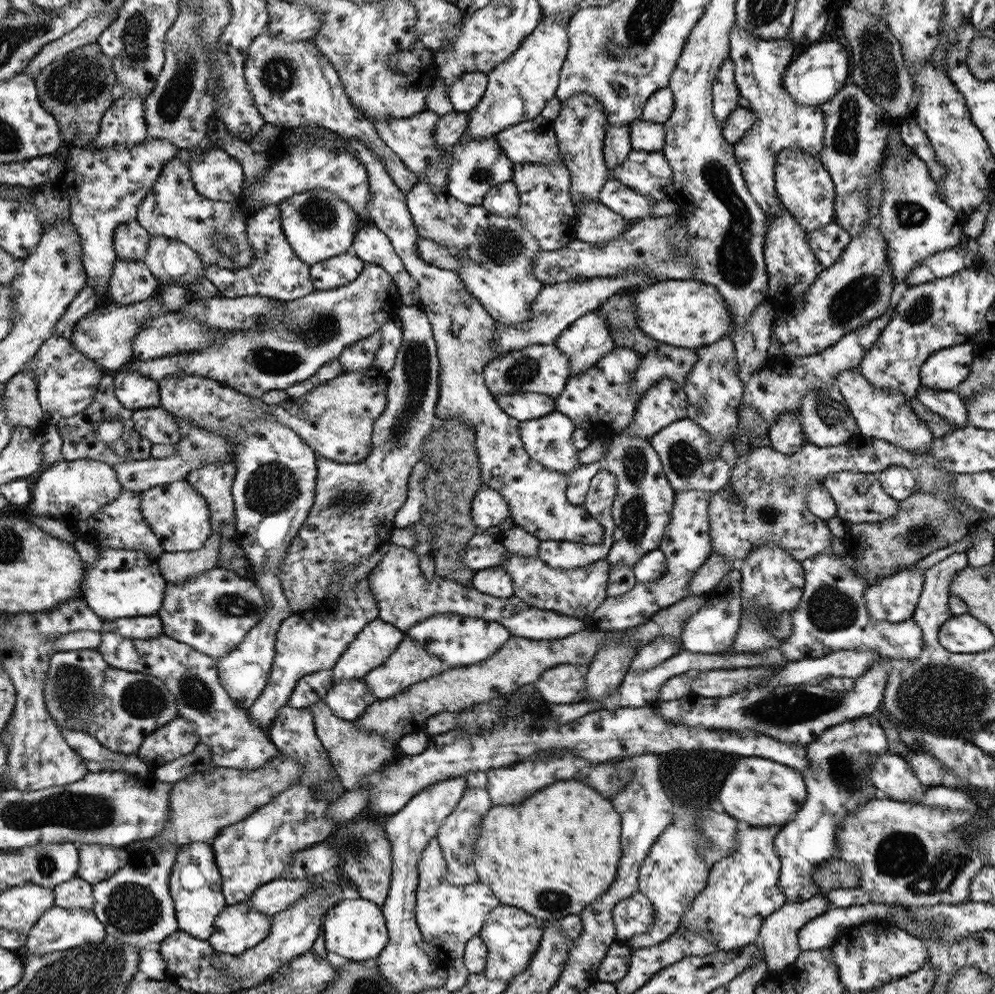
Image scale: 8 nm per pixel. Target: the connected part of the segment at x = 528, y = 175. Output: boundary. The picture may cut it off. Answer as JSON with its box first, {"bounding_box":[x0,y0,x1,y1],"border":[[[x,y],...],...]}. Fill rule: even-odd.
{"bounding_box":[511,163,578,252],"border":[[[514,163],[511,181],[516,185],[520,199],[516,216],[538,240],[540,251],[554,252],[560,248],[564,249],[566,244],[576,239],[578,212],[571,201],[570,173],[568,167],[562,163]]]}

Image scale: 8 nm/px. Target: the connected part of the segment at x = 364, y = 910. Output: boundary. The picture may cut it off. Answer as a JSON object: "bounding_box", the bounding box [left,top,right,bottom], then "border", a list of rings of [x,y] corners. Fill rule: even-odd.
{"bounding_box":[323,897,389,961],"border":[[[362,897],[342,898],[336,903],[323,920],[323,932],[327,952],[340,954],[348,961],[376,959],[389,939],[385,916],[380,905]]]}

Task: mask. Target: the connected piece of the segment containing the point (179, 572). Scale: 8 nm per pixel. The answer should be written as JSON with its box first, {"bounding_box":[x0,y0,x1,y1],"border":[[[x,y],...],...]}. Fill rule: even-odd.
{"bounding_box":[157,530,221,584],"border":[[[215,530],[215,535],[201,550],[190,552],[166,552],[164,551],[157,559],[160,574],[166,584],[178,584],[186,582],[218,564],[219,544],[221,534]]]}

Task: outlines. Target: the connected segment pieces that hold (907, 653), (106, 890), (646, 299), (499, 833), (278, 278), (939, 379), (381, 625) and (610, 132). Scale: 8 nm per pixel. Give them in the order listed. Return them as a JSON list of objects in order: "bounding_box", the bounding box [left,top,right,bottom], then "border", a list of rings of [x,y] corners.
[{"bounding_box":[777,553,923,662],"border":[[[818,553],[801,562],[803,568],[803,592],[797,607],[791,611],[791,633],[777,649],[789,662],[807,658],[820,658],[839,650],[874,651],[881,657],[910,660],[921,655],[923,649],[922,629],[913,621],[913,616],[899,623],[880,624],[867,612],[864,600],[867,585],[864,584],[834,554]]]},{"bounding_box":[92,844,180,949],"border":[[[180,844],[177,848],[161,850],[158,848],[160,864],[141,868],[134,863],[128,864],[121,871],[116,871],[110,878],[93,886],[93,897],[96,901],[92,911],[102,924],[105,924],[107,936],[118,942],[144,949],[146,944],[162,942],[173,932],[180,929],[177,924],[176,902],[169,888],[169,876],[177,863]]]},{"bounding_box":[634,279,735,350],"border":[[[695,279],[644,284],[636,294],[634,302],[639,328],[660,344],[695,350],[729,337],[735,330],[733,318],[718,289]]]},{"bounding_box":[472,780,621,922],"border":[[[568,780],[546,786],[518,806],[498,804],[490,807],[475,840],[472,864],[480,882],[493,890],[500,905],[520,908],[545,922],[579,915],[584,907],[604,895],[616,879],[621,859],[620,816],[614,806],[590,786]]]},{"bounding_box":[205,203,315,303],"border":[[[278,203],[263,206],[247,219],[247,238],[254,259],[248,267],[234,271],[220,268],[220,264],[206,267],[205,275],[216,288],[218,296],[223,298],[240,298],[239,296],[263,296],[280,300],[284,303],[294,301],[315,291],[310,277],[311,266],[301,262],[294,249],[290,247],[281,227],[281,212]]]},{"bounding_box":[920,342,974,391],"border":[[[971,342],[954,345],[935,352],[920,370],[922,388],[934,391],[956,390],[968,376],[974,348]]]},{"bounding_box":[331,619,404,685],"border":[[[380,619],[371,620],[331,668],[332,685],[341,680],[365,677],[370,670],[380,666],[404,639],[404,631],[394,628],[393,624]]]},{"bounding_box":[602,123,632,170],"border":[[[630,123],[608,127],[602,147],[602,154],[604,155],[607,170],[613,170],[616,164],[624,162],[628,153],[632,150],[629,126]]]}]

